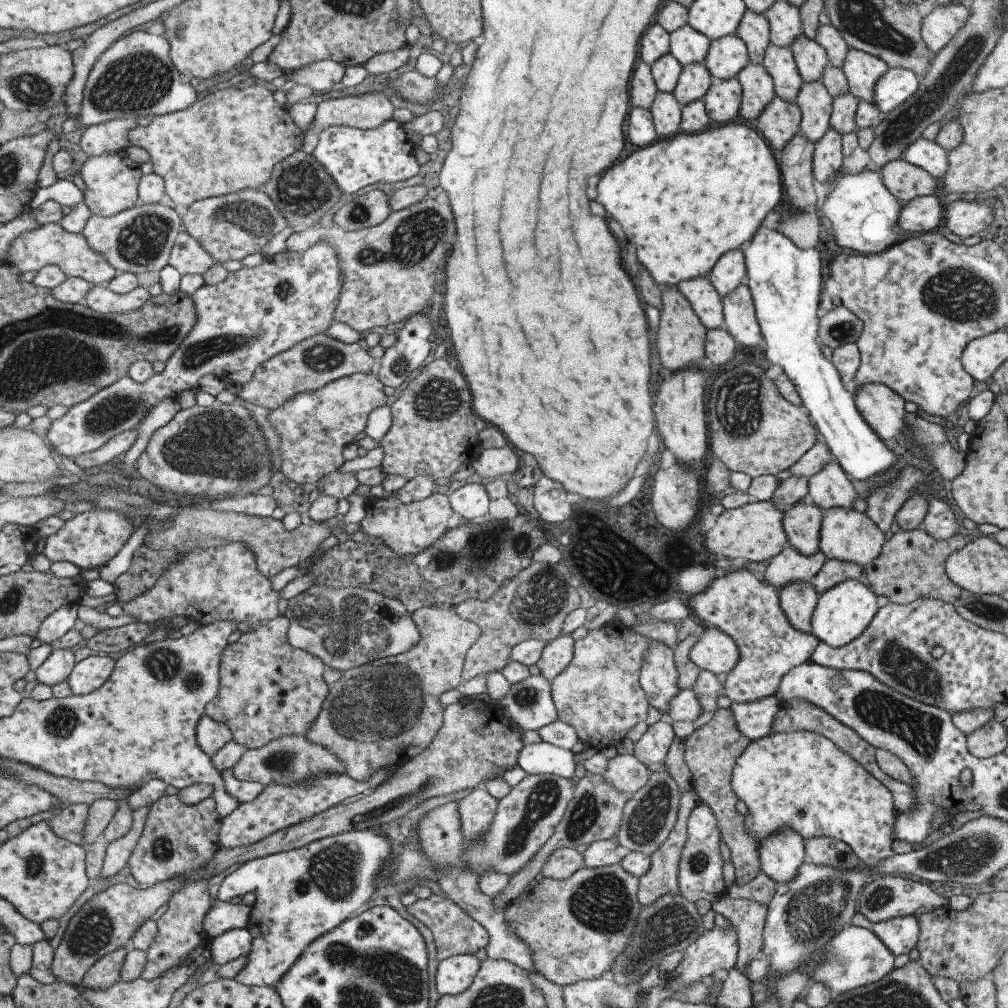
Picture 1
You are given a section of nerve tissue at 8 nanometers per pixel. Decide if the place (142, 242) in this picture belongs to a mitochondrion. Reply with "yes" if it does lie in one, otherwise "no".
yes

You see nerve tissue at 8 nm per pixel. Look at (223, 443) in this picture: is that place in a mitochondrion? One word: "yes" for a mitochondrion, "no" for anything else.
yes

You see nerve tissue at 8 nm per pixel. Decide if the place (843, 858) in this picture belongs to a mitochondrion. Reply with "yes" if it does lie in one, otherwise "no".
yes

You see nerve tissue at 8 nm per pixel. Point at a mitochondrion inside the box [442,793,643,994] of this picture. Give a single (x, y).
(602, 902)

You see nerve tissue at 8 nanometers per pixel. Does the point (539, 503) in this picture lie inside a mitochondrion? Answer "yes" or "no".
no

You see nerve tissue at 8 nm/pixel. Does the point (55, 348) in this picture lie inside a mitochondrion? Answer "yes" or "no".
yes

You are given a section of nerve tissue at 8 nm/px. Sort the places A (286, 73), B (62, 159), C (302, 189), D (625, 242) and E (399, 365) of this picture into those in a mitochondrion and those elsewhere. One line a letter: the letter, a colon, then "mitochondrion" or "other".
A: other
B: other
C: mitochondrion
D: other
E: mitochondrion

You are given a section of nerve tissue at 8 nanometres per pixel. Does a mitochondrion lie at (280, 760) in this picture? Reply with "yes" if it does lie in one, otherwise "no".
yes

